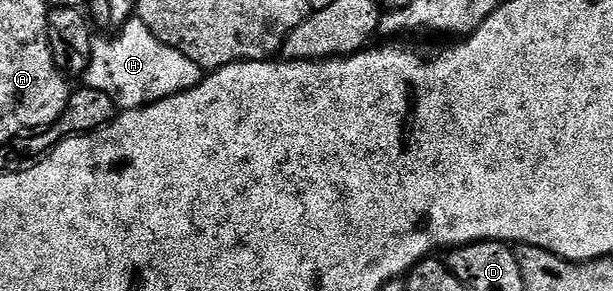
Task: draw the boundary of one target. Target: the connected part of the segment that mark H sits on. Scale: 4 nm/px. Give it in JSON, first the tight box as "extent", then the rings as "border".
{"extent":[82,19,206,110],"border":[[[130,19],[125,25],[120,26],[115,35],[108,36],[112,37],[97,36],[93,40],[90,67],[87,73],[83,74],[82,81],[87,88],[110,95],[110,99],[114,99],[117,110],[140,109],[143,105],[158,103],[182,91],[190,91],[206,76],[205,70],[201,69],[198,63],[194,63],[194,59],[186,59],[182,51],[162,43],[162,39],[158,39],[154,31],[150,31],[150,27],[146,27],[146,23],[138,19]]]}

